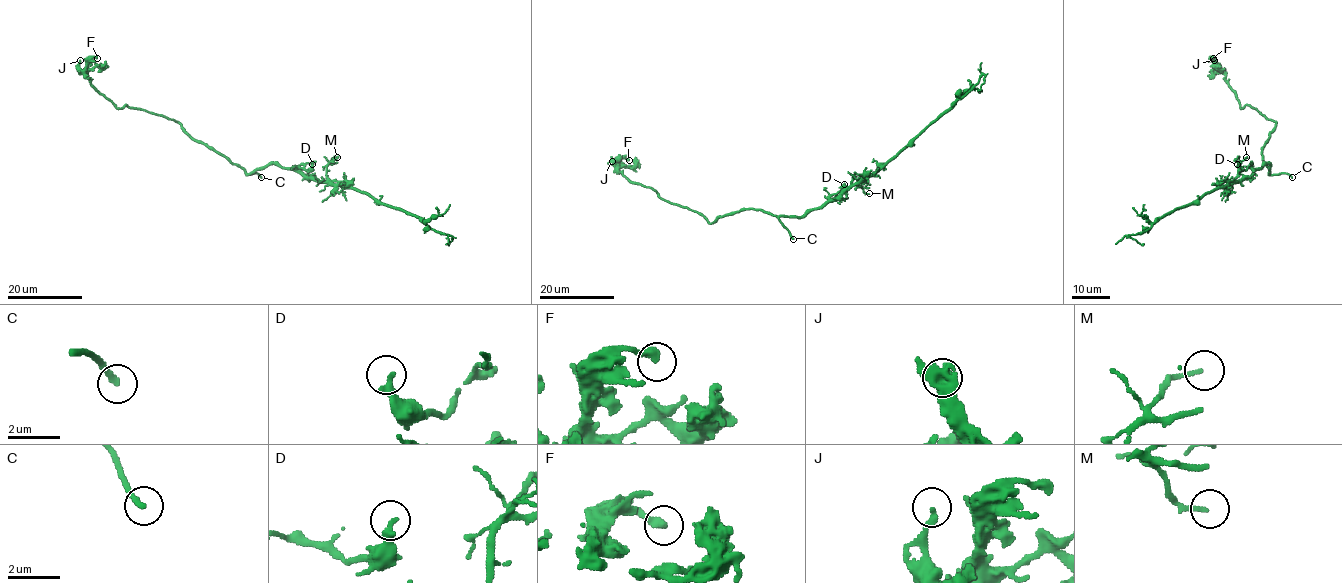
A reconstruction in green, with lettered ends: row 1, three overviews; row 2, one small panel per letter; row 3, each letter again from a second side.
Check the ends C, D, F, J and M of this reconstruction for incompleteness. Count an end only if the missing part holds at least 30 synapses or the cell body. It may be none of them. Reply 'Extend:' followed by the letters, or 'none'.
Extend: C

